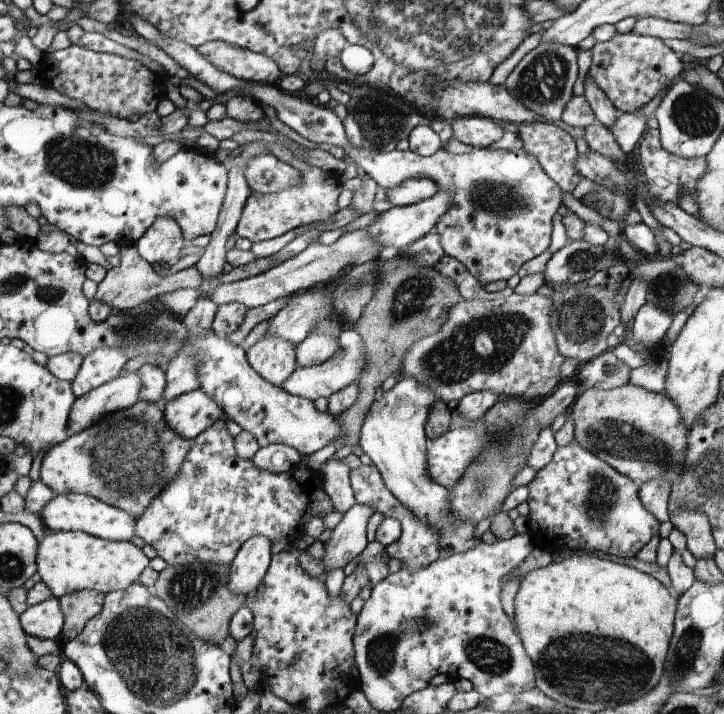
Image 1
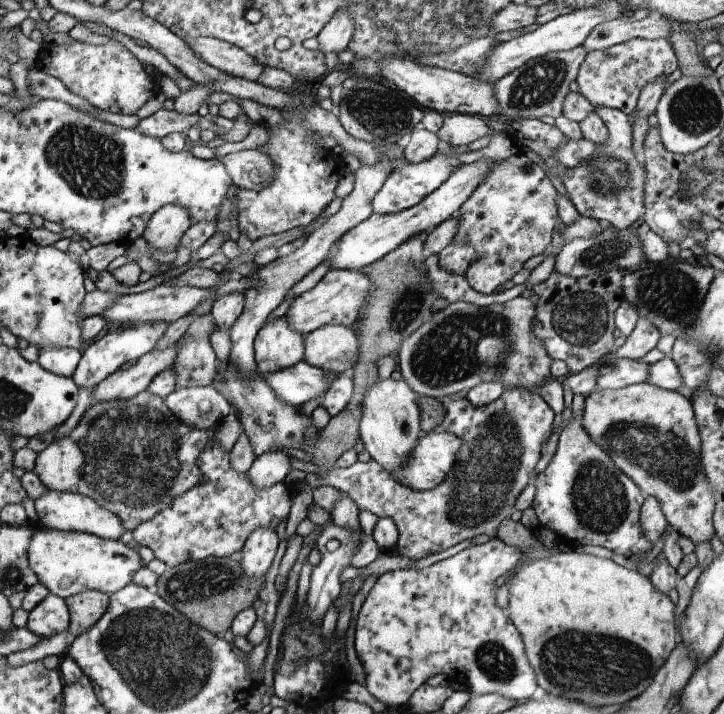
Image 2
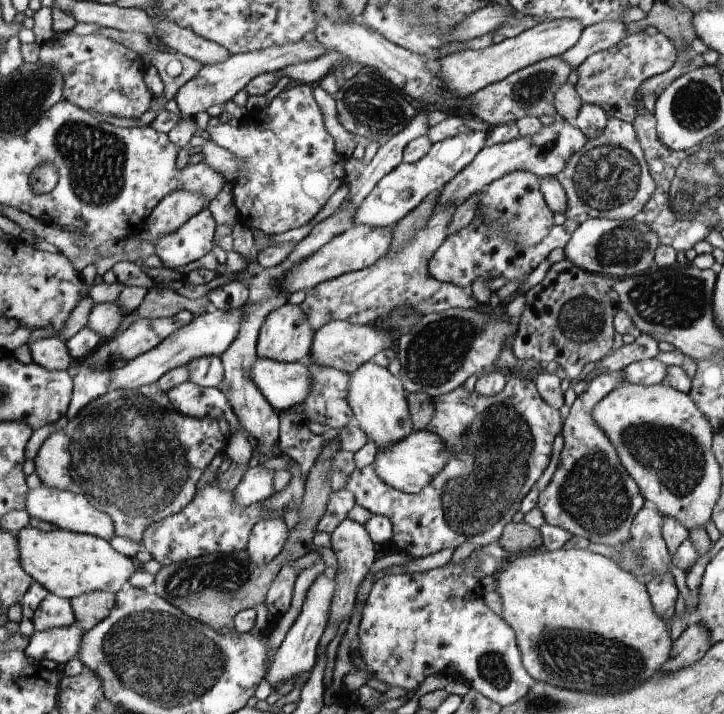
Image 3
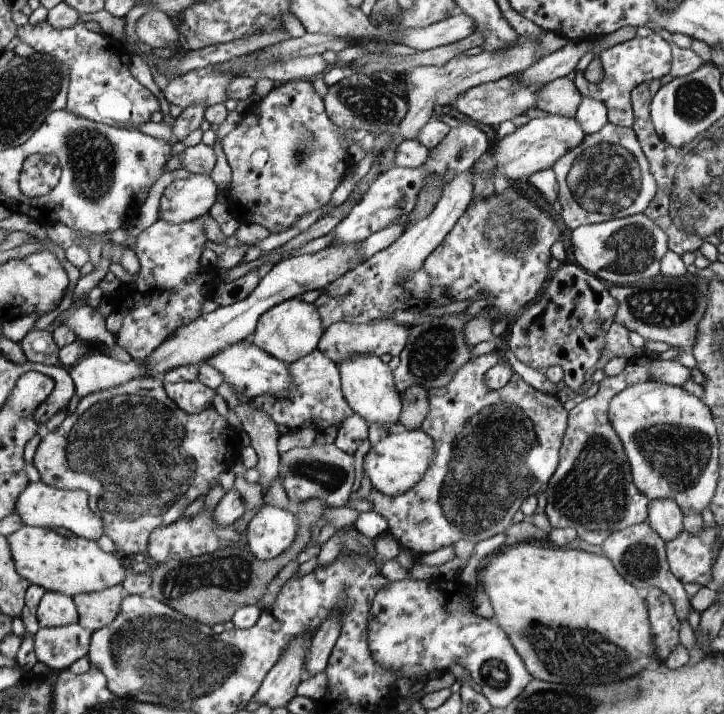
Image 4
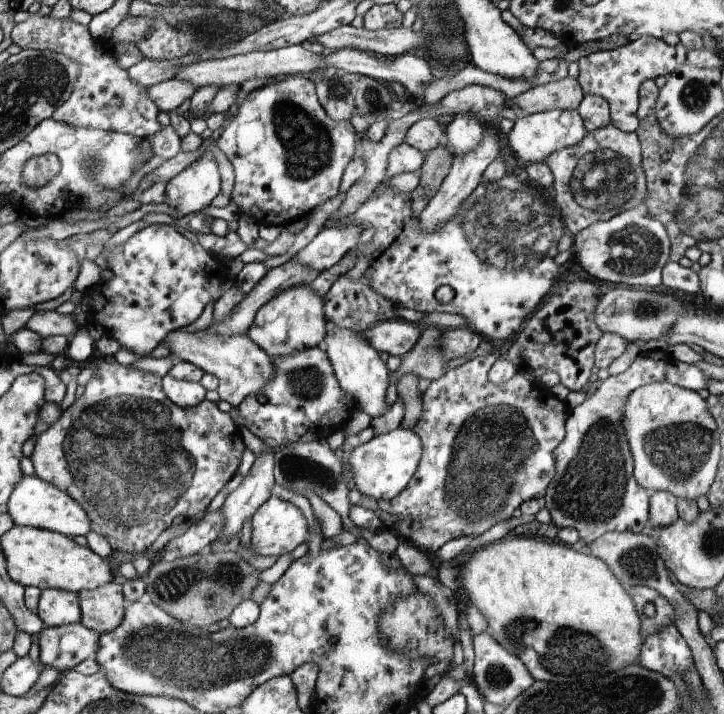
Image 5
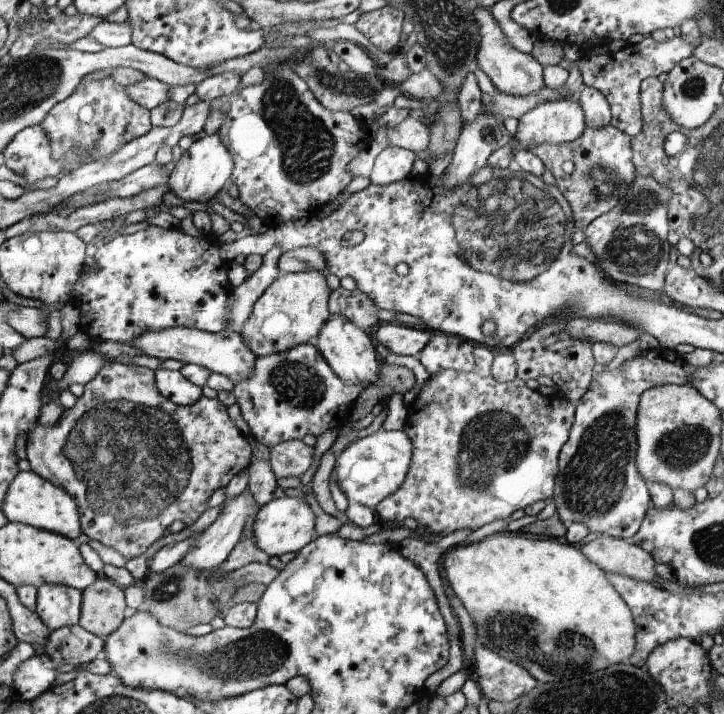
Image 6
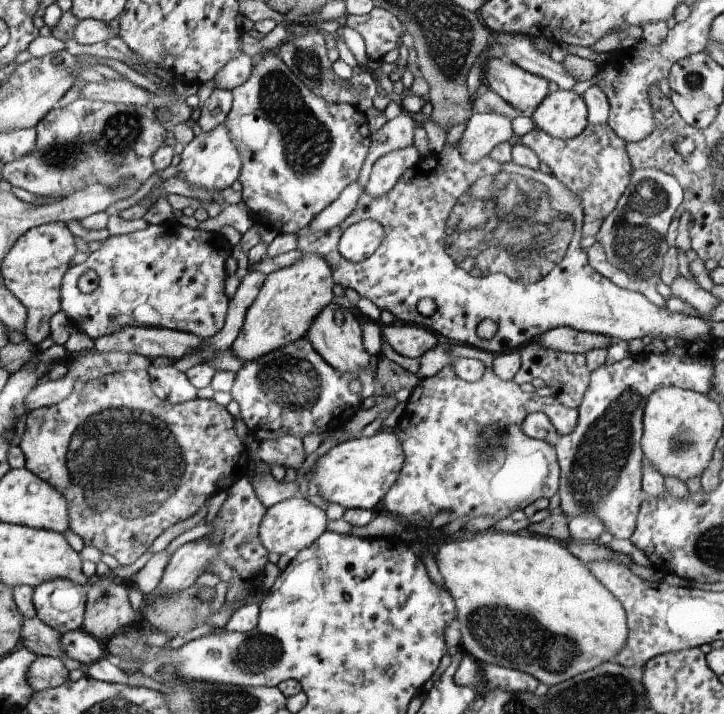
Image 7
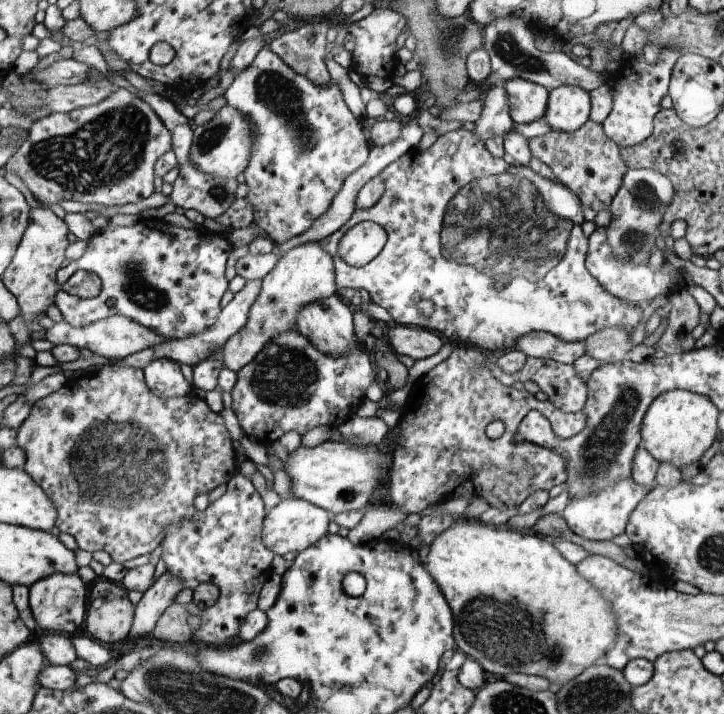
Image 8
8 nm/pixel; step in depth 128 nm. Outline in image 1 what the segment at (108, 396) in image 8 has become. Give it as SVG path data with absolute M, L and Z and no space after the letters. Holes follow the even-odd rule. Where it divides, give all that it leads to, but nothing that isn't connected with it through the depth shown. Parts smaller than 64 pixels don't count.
M139 400L125 411L101 417L92 427L69 435L64 443L46 452L40 466L40 479L56 494L84 493L132 513L138 519L152 500L180 474L191 444L192 440L181 437L169 427L163 408L157 403Z

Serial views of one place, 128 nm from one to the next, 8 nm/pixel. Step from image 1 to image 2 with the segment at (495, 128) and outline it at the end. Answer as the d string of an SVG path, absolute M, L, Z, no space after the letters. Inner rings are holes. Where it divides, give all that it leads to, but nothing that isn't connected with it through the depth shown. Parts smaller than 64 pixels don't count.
M454 113L443 117L443 124L436 134L442 145L448 143L456 148L462 147L493 134L494 131L486 122L482 115Z

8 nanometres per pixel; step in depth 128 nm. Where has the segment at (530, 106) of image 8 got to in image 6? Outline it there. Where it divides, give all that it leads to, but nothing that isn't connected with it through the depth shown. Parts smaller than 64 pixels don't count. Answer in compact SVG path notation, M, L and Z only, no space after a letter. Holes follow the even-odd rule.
M477 5L474 11L479 30L477 67L490 78L492 84L502 93L526 96L538 92L545 86L543 67L534 59L532 53L522 53L508 43L502 28L489 9Z

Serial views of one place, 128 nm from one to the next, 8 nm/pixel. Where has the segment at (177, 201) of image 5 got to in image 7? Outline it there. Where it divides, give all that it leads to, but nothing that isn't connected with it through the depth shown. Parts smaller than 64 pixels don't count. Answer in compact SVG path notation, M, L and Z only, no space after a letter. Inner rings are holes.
M224 125L217 126L210 132L202 132L195 136L183 148L177 162L177 175L186 179L194 188L203 189L209 193L220 193L224 188L231 186L241 174L242 159L236 145L229 136L229 129Z

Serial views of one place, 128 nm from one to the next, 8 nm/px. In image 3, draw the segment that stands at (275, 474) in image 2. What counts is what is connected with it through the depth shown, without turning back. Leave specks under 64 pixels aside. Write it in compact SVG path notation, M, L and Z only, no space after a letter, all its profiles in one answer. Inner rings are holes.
M263 465L250 467L233 490L235 501L245 507L269 498L274 493L274 472Z

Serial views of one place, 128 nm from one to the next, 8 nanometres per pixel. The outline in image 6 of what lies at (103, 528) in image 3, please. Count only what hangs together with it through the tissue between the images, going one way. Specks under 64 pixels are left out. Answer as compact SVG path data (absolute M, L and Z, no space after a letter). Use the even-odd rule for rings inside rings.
M31 470L22 471L13 480L1 510L10 523L24 523L36 528L45 528L47 531L57 532L62 536L69 536L72 540L83 533L81 513L77 507L77 501L65 489L38 476L37 473Z

